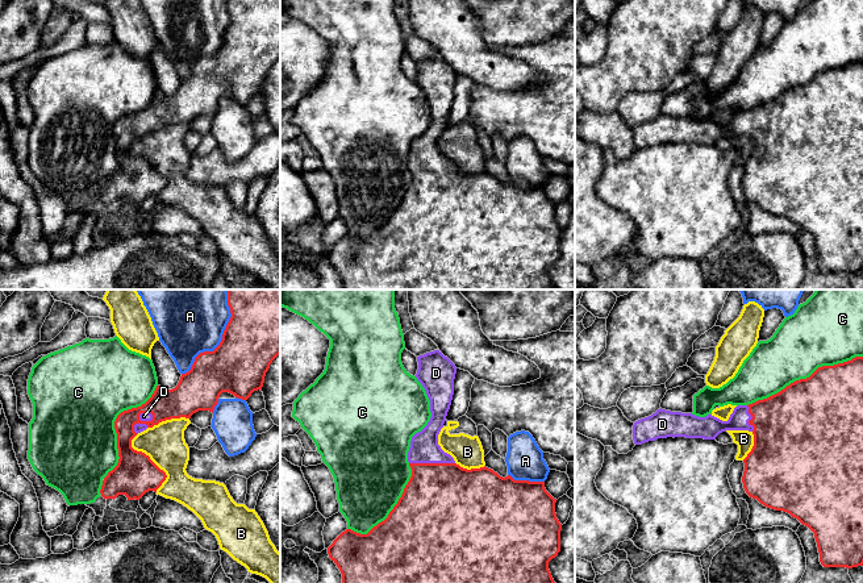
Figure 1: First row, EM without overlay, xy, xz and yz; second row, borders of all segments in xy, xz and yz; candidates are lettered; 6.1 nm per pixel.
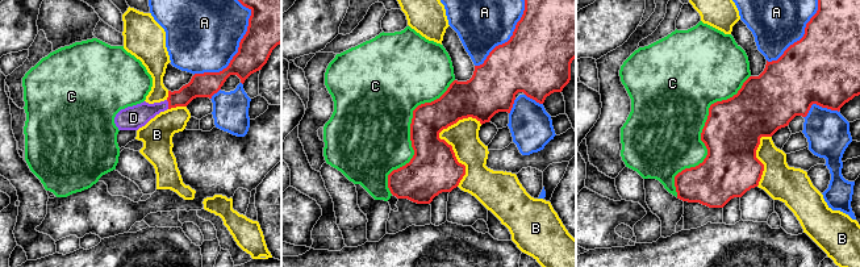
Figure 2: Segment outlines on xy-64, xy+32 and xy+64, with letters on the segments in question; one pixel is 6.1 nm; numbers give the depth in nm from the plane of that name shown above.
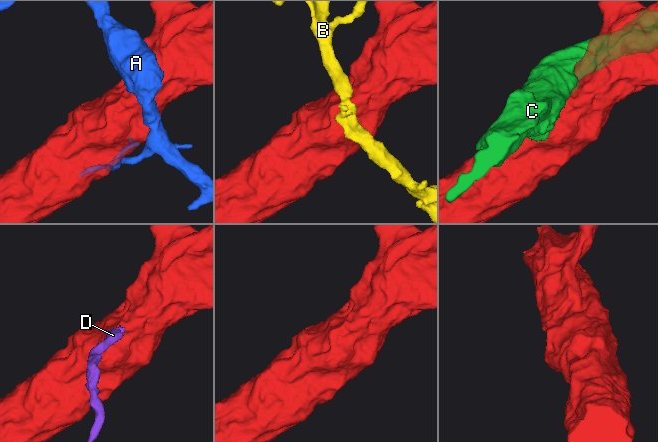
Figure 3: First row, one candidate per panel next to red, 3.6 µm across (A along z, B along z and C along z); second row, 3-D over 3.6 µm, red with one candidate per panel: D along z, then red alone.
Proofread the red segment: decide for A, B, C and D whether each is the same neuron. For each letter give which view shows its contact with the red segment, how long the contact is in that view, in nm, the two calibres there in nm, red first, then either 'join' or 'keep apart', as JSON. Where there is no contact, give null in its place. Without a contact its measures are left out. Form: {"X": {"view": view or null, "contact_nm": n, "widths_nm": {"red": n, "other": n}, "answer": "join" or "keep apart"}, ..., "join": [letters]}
{"A": {"view": "xy", "contact_nm": 550, "widths_nm": {"red": 380, "other": 380}, "answer": "keep apart"}, "B": {"view": "xy", "contact_nm": 380, "widths_nm": {"red": 260, "other": 240}, "answer": "keep apart"}, "C": {"view": "yz", "contact_nm": 750, "widths_nm": {"red": 500, "other": 360}, "answer": "keep apart"}, "D": {"view": "xz", "contact_nm": 280, "widths_nm": {"red": 500, "other": 180}, "answer": "join"}, "join": ["D"]}

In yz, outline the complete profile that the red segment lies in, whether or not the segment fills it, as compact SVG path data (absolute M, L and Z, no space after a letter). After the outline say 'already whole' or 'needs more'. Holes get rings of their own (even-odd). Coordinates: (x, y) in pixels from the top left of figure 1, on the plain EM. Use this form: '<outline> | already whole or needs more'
M863 62L818 72L809 83L793 87L767 104L738 111L727 126L712 120L699 122L660 113L634 128L633 145L635 150L667 142L716 145L726 136L749 136L754 139L754 151L743 165L742 182L750 203L767 213L787 217L808 232L814 238L824 272L863 271Z | needs more

